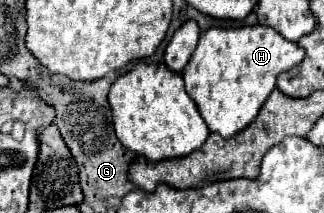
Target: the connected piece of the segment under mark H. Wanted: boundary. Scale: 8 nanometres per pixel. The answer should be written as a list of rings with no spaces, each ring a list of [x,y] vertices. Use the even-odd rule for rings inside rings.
[[[259,24],[257,26],[229,28],[229,30],[209,28],[207,32],[201,34],[199,44],[197,44],[191,60],[183,68],[183,80],[185,80],[187,94],[195,100],[209,130],[219,132],[223,138],[229,138],[229,136],[243,132],[255,120],[255,116],[259,114],[267,96],[273,92],[277,76],[281,72],[287,72],[287,70],[299,66],[303,56],[305,56],[305,50],[301,46],[297,46],[295,42],[283,40],[279,36],[279,32],[275,32],[273,28],[263,28]]]

